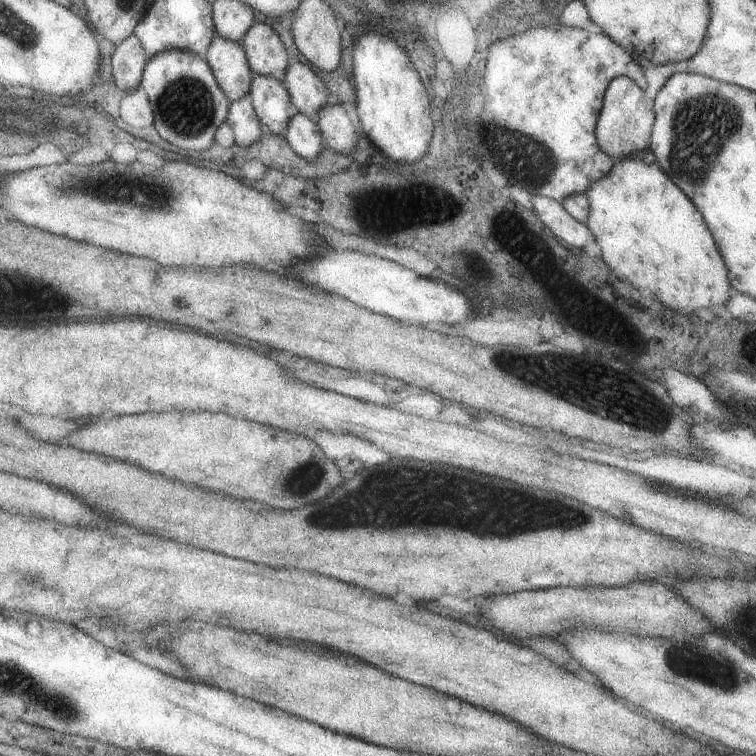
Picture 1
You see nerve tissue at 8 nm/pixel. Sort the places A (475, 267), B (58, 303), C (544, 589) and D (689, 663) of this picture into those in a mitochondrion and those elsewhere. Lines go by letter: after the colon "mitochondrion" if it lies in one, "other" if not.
A: other
B: other
C: other
D: mitochondrion

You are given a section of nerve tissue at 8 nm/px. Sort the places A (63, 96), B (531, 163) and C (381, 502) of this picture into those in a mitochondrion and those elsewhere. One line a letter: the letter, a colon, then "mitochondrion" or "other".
A: other
B: mitochondrion
C: mitochondrion

